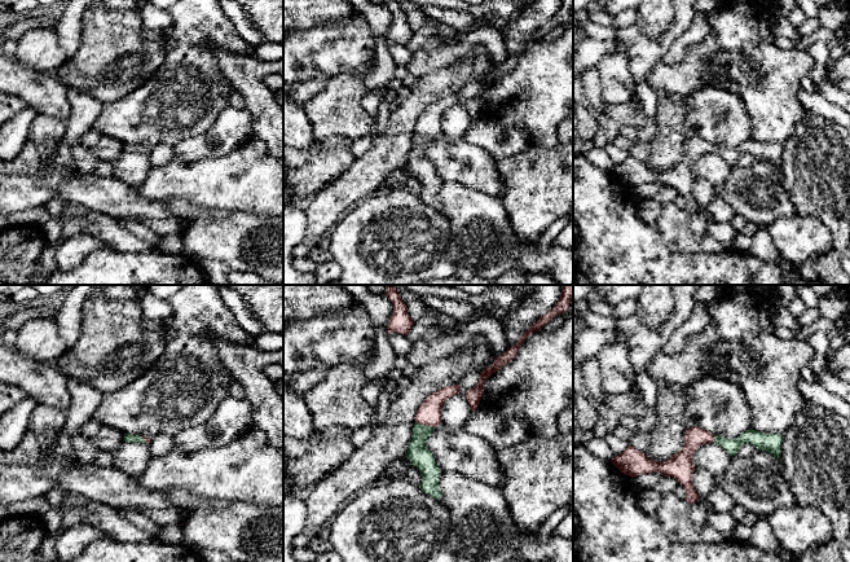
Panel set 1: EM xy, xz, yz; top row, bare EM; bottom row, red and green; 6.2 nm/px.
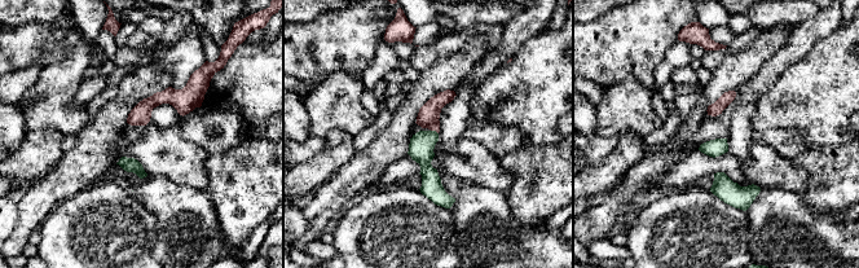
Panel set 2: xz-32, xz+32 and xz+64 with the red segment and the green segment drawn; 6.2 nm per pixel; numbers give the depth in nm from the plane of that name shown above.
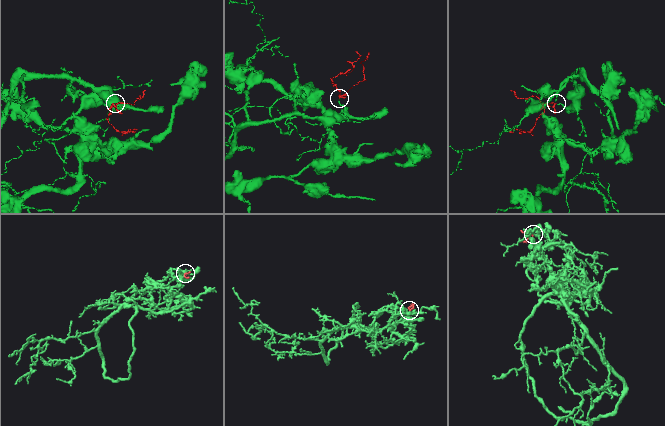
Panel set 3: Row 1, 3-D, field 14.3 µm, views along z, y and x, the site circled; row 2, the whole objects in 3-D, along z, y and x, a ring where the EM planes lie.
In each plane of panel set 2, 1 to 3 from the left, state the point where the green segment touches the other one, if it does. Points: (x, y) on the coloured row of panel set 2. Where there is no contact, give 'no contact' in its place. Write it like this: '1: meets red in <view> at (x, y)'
1: no contact
2: meets red in xz+32 at (435, 130)
3: no contact

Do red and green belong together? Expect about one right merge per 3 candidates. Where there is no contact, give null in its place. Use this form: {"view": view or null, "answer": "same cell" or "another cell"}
{"view": "xz", "answer": "same cell"}

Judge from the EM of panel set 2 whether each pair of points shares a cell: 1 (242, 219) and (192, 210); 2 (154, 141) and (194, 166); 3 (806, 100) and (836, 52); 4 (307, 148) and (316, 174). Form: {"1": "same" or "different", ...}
{"1": "different", "2": "same", "3": "same", "4": "different"}

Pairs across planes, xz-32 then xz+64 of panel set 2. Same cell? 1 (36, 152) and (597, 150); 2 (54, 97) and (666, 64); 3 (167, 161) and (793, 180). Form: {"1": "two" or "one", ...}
{"1": "two", "2": "two", "3": "one"}

